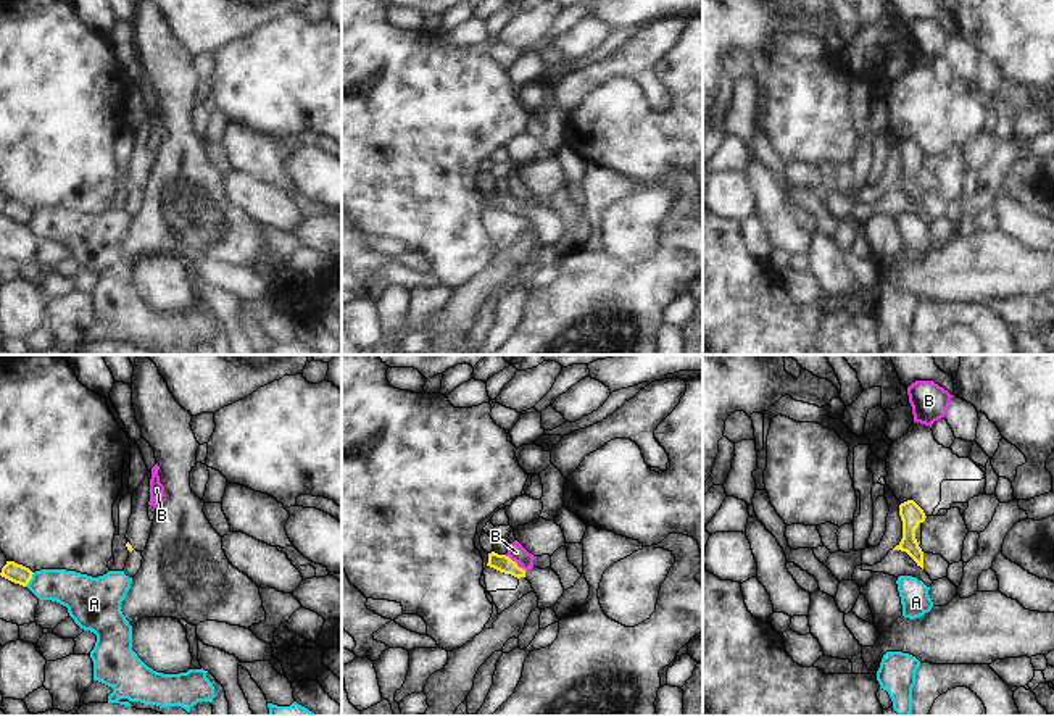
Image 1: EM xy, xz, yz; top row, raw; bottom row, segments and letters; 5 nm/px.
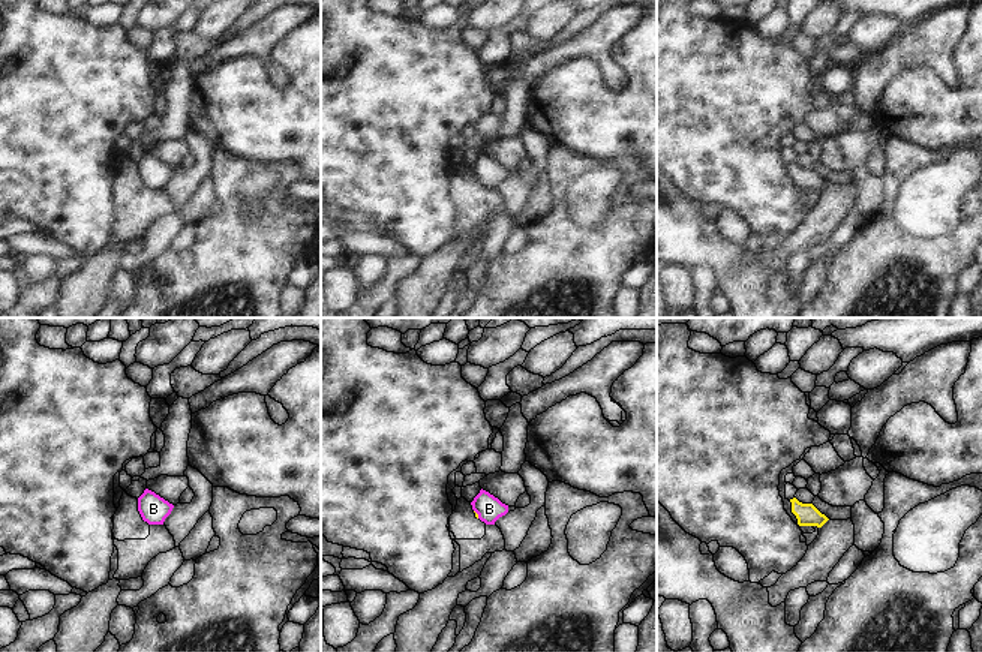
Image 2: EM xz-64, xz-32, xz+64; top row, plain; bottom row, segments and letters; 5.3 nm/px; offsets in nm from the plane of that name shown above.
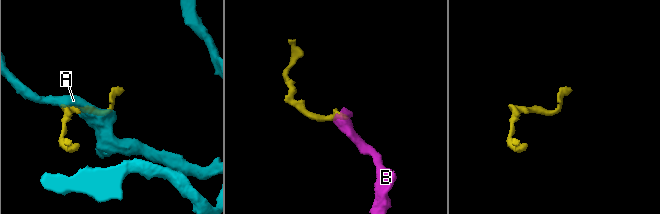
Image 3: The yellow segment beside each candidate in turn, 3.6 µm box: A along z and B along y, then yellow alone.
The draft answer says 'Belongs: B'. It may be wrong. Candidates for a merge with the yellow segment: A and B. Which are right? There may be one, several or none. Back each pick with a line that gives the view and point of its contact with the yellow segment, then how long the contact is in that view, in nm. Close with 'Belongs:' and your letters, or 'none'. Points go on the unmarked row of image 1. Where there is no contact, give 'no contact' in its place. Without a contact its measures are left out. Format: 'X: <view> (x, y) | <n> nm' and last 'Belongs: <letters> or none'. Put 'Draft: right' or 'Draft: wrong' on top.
Draft: wrong
Belongs: none

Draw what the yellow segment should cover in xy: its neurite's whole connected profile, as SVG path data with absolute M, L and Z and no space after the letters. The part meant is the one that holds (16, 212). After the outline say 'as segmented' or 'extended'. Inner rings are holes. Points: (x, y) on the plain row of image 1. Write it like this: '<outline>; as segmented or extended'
M6 200L6 203L2 206L0 214L26 226L29 219L32 218L32 210L23 203L18 203L15 200Z; as segmented

